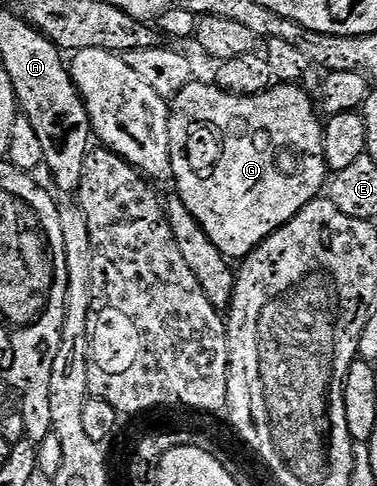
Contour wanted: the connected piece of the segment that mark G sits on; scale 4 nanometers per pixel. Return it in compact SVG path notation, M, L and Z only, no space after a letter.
M193 81L181 93L177 93L174 99L170 100L169 145L171 146L173 184L175 183L176 189L179 190L176 191L177 198L189 209L189 213L193 213L193 217L201 225L201 229L205 229L205 233L211 238L213 245L217 245L217 249L222 255L226 255L228 260L245 260L256 247L261 246L279 227L283 227L290 222L307 203L320 198L322 191L319 190L322 187L324 190L325 184L328 182L329 168L327 158L323 155L325 123L322 118L319 120L319 115L315 112L310 97L301 88L302 86L299 85L271 87L259 94L262 99L271 99L271 103L267 103L267 107L271 107L271 111L247 111L247 115L239 115L239 103L243 103L243 95L225 91L211 81L209 83Z

